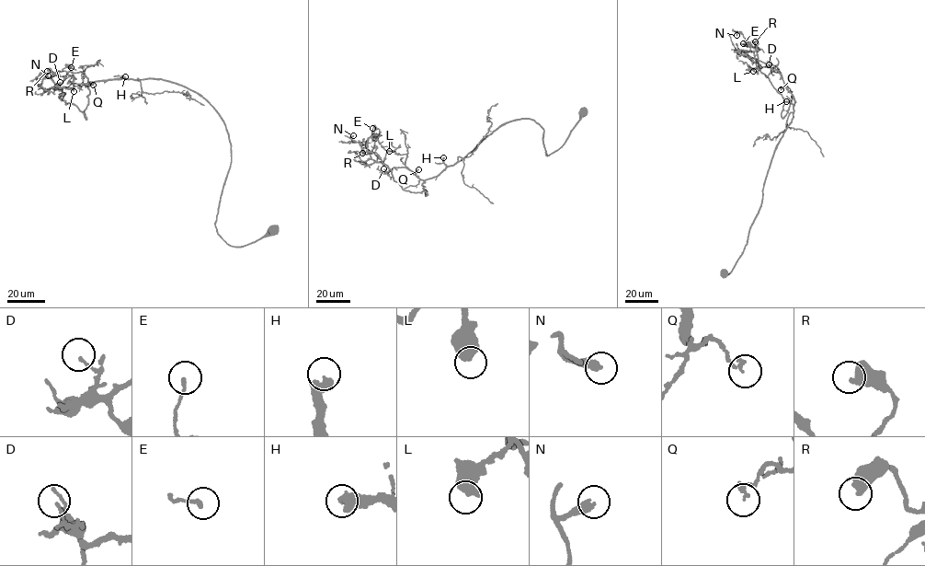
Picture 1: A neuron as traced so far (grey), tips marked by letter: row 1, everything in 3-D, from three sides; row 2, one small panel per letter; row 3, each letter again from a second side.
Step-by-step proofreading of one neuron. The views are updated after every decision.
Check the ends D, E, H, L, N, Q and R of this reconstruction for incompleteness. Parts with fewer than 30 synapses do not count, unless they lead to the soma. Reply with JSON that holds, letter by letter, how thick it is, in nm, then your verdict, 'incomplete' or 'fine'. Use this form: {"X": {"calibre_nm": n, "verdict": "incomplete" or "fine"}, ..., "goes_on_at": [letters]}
{"D": {"calibre_nm": 110, "verdict": "fine"}, "E": {"calibre_nm": 160, "verdict": "fine"}, "H": {"calibre_nm": 440, "verdict": "incomplete"}, "L": {"calibre_nm": 600, "verdict": "fine"}, "N": {"calibre_nm": 360, "verdict": "fine"}, "Q": {"calibre_nm": 150, "verdict": "fine"}, "R": {"calibre_nm": 480, "verdict": "fine"}, "goes_on_at": ["H"]}

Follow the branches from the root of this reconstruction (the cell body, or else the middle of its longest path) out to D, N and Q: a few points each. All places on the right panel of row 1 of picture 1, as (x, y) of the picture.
D: (724, 274), (733, 269), (747, 243), (770, 161), (793, 117), (793, 98), (777, 64), (769, 64)
N: (724, 274), (747, 243), (794, 102), (792, 95), (782, 117), (782, 97), (760, 71), (758, 51), (736, 35)
Q: (724, 274), (733, 269), (747, 243), (760, 205), (770, 161), (793, 117), (793, 98), (785, 87), (781, 89)

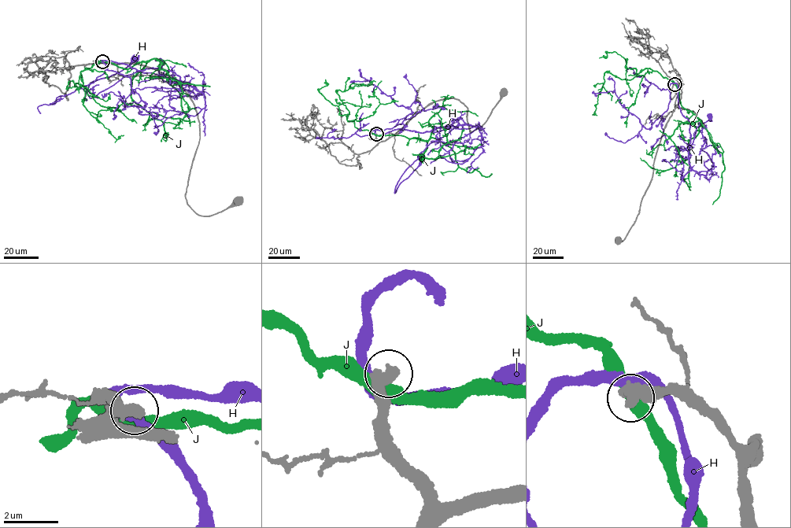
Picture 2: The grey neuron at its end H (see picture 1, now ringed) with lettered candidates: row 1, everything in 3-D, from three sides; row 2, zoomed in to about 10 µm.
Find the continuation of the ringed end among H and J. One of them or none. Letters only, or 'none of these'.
none of these

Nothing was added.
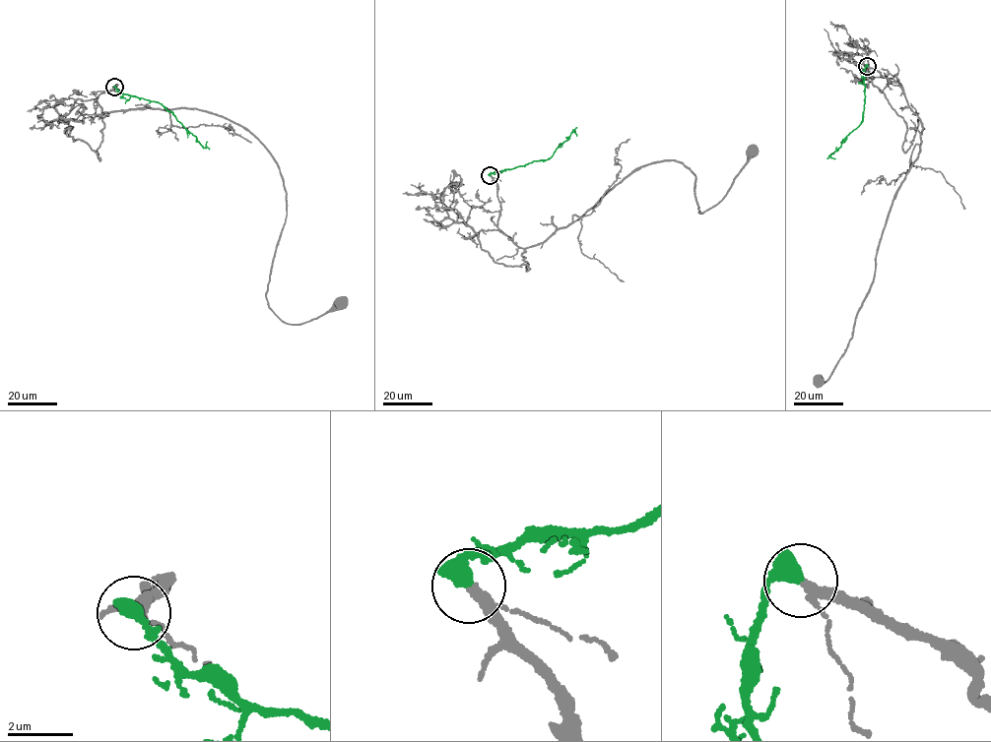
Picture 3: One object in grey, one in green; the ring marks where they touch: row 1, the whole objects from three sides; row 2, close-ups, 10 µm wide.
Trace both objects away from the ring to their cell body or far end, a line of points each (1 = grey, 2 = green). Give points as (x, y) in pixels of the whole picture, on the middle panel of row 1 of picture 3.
1: (490, 175), (497, 227), (524, 248), (656, 162), (689, 167), (700, 214), (727, 195), (753, 152)
2: (490, 175), (546, 159), (575, 130)

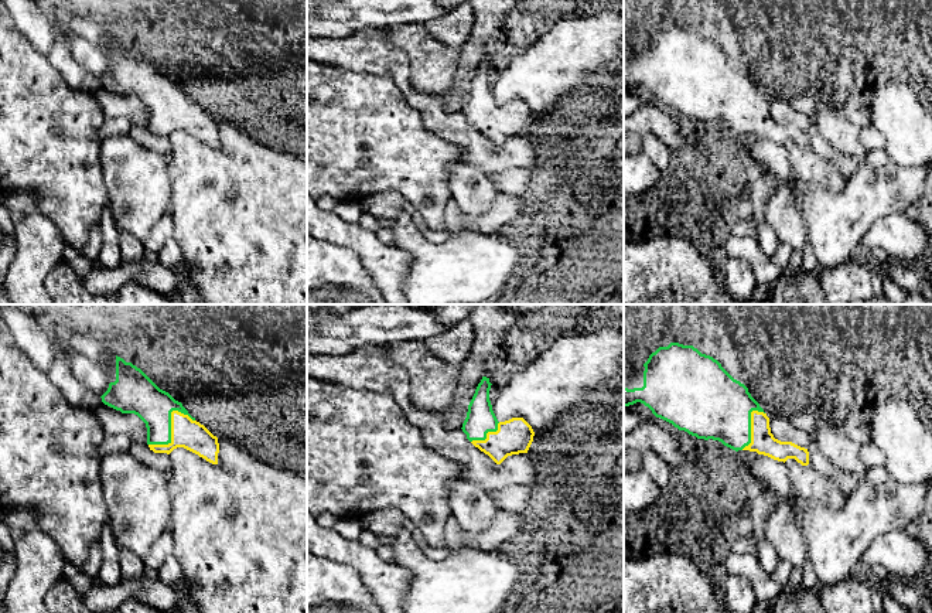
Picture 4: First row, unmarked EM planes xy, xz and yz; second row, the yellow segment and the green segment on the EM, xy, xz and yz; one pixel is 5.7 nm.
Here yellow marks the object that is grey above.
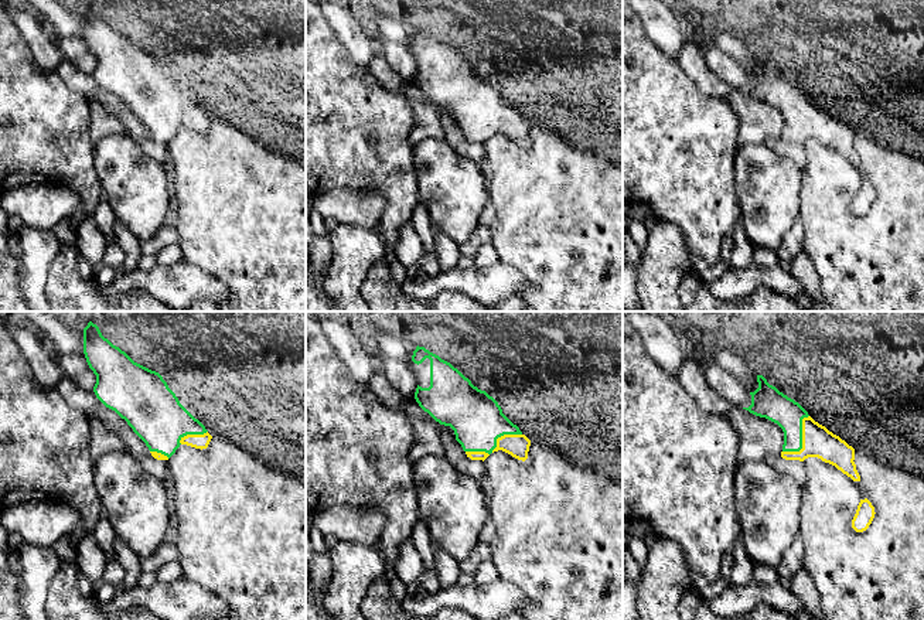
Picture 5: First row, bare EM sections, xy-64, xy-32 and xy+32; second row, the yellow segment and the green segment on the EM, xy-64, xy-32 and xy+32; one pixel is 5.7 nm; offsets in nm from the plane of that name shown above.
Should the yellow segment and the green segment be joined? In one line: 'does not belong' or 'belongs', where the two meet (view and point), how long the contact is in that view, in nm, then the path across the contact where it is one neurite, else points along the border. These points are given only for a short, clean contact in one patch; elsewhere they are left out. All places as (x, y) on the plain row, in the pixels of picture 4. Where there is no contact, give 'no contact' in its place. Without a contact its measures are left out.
belongs; meets yellow in xy at (171, 109); contact 300 nm long; runs through xy (191, 118), (171, 109), (140, 78)

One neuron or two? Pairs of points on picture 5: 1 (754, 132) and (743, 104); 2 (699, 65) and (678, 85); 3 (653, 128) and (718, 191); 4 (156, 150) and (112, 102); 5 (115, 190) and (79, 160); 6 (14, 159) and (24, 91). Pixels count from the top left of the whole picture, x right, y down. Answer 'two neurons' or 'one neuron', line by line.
1: one neuron
2: two neurons
3: one neuron
4: one neuron
5: two neurons
6: one neuron

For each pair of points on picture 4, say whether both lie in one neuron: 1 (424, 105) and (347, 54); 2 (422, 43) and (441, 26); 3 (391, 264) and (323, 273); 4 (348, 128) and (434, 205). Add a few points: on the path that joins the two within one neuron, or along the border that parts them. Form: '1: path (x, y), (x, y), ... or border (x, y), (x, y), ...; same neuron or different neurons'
1: path (406, 85), (379, 55), (368, 54); same neuron
2: border (423, 24), (439, 41), (458, 48); different neurons
3: border (340, 247), (347, 247), (359, 256), (379, 289); different neurons
4: path (371, 140), (416, 183); same neuron

